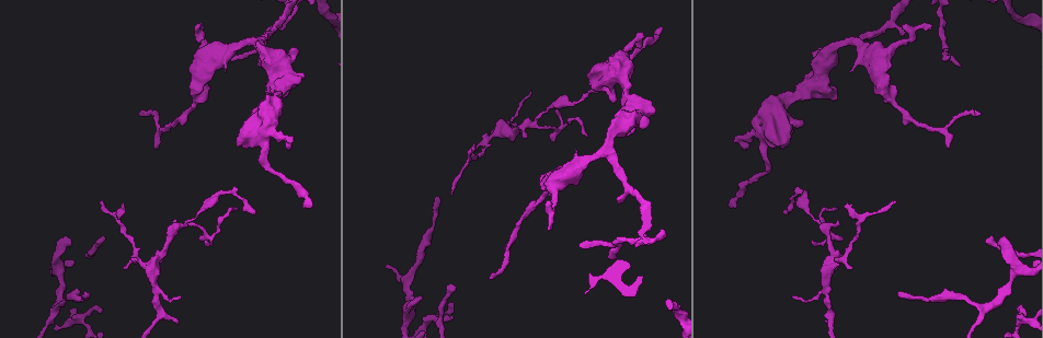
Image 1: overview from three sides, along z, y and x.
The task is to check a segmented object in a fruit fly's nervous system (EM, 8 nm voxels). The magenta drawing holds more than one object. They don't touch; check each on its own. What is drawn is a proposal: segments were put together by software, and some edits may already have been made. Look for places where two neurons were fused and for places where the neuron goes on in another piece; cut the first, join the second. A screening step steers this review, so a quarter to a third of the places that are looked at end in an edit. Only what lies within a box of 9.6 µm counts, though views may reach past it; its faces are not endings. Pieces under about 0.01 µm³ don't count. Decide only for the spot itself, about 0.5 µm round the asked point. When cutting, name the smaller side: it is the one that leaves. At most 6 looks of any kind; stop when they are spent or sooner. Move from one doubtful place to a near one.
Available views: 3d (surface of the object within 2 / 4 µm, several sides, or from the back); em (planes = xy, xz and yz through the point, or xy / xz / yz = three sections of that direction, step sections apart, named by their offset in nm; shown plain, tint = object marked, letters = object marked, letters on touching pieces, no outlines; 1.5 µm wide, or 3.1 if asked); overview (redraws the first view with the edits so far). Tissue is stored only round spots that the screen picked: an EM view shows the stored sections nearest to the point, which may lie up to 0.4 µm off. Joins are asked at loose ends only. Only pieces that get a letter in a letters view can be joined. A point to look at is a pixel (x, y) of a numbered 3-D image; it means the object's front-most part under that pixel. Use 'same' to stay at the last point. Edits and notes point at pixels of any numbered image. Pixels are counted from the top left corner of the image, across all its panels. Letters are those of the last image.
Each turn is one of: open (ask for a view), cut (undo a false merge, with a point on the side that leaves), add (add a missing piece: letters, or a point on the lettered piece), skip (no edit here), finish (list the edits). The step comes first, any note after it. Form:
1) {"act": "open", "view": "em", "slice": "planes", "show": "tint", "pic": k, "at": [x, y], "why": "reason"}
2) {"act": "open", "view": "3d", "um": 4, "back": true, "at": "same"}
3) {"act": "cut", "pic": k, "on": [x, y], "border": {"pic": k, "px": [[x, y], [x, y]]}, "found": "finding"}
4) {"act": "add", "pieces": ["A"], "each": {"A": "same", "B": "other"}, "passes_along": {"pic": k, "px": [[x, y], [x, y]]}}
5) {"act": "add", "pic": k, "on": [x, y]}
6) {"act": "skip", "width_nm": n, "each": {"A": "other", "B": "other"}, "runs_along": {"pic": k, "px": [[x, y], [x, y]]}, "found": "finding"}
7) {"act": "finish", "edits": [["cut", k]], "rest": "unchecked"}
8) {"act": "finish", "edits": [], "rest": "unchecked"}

{"act": "open", "view": "em", "slice": "planes", "show": "letters", "pic": 1, "at": [235, 210], "why": "thin end"}

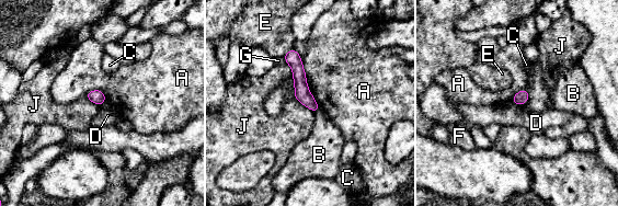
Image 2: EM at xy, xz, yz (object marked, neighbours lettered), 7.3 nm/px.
{"act": "skip", "width_nm": 90, "longest_contact_nm": ["J", 440], "each": {"A": "other", "B": "other", "C": "other", "D": "other", "E": "other", "F": "other", "G": "other", "J": "other"}, "found": "no lettered piece goes on from it"}

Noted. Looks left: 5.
{"act": "open", "view": "em", "slice": "planes", "show": "letters", "pic": 1, "at": [899, 292], "why": "branch stops here"}

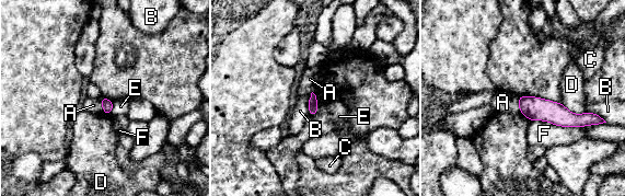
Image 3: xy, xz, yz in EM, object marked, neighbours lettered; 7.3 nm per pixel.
{"act": "skip", "longest_contact_nm": ["F", 380], "each": {"A": "other", "B": "other", "C": "other", "D": "other", "E": "other", "F": "other"}, "runs_along": {"pic": 3, "px": [[521, 100], [566, 118], [589, 116]]}, "found": "no lettered piece goes on from it"}

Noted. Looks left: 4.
{"act": "open", "view": "em", "slice": "yz", "step": 8, "show": "tint", "pic": 1, "at": [1001, 238], "why": "free end"}

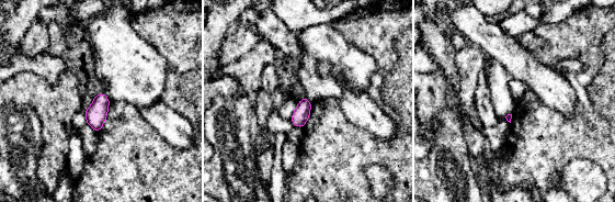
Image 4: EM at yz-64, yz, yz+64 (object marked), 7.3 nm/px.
{"act": "open", "view": "em", "slice": "planes", "show": "letters", "at": "same", "why": "cut it another way"}

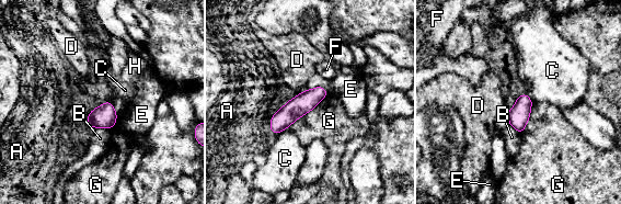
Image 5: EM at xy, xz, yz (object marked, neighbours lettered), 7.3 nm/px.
{"act": "skip", "each": {"A": "other", "B": "other", "C": "other", "D": "other", "E": "other", "F": "other", "G": "other", "H": "other"}, "border": {"pic": 5, "px": [[287, 127], [277, 135]]}, "found": "none of them fits"}

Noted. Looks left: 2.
{"act": "finish", "edits": [], "rest": "unchecked"}

